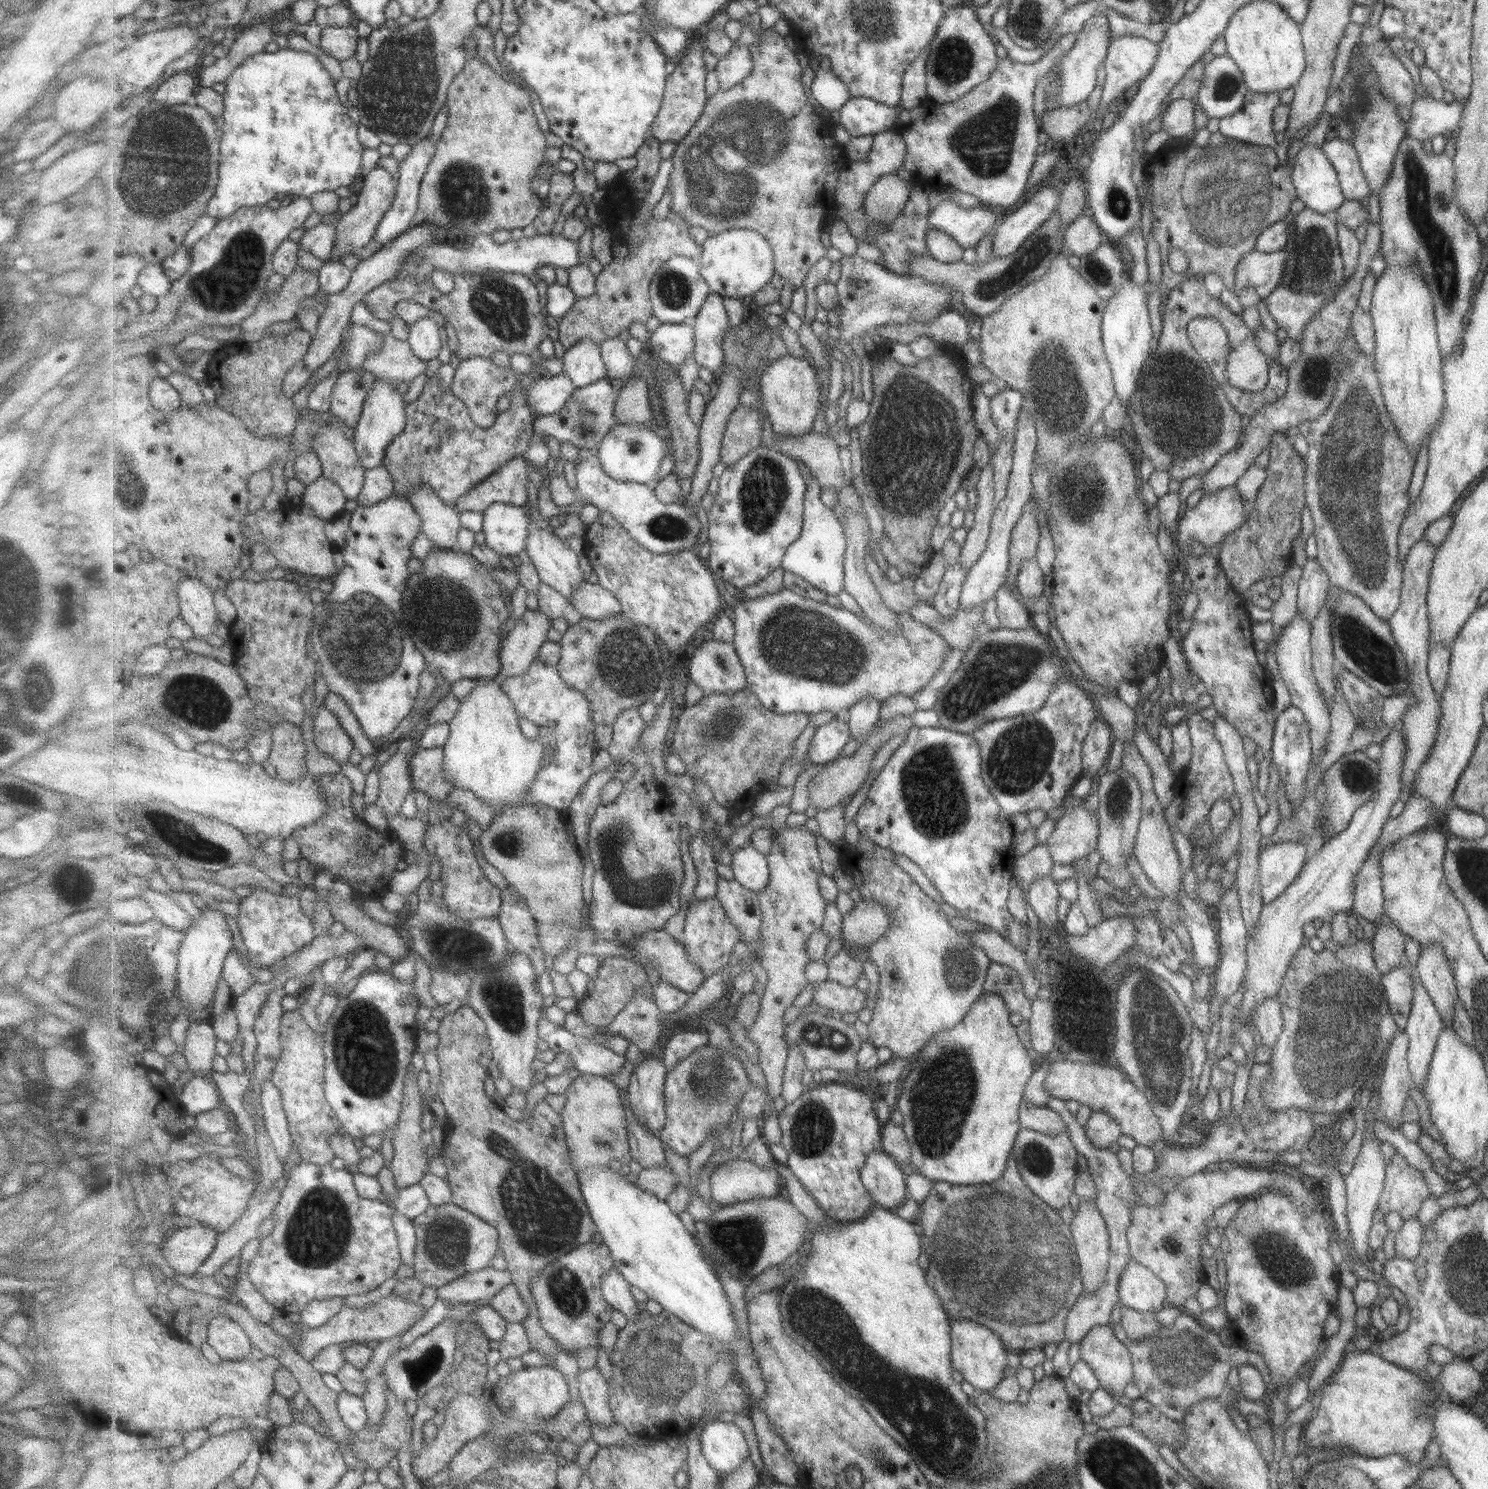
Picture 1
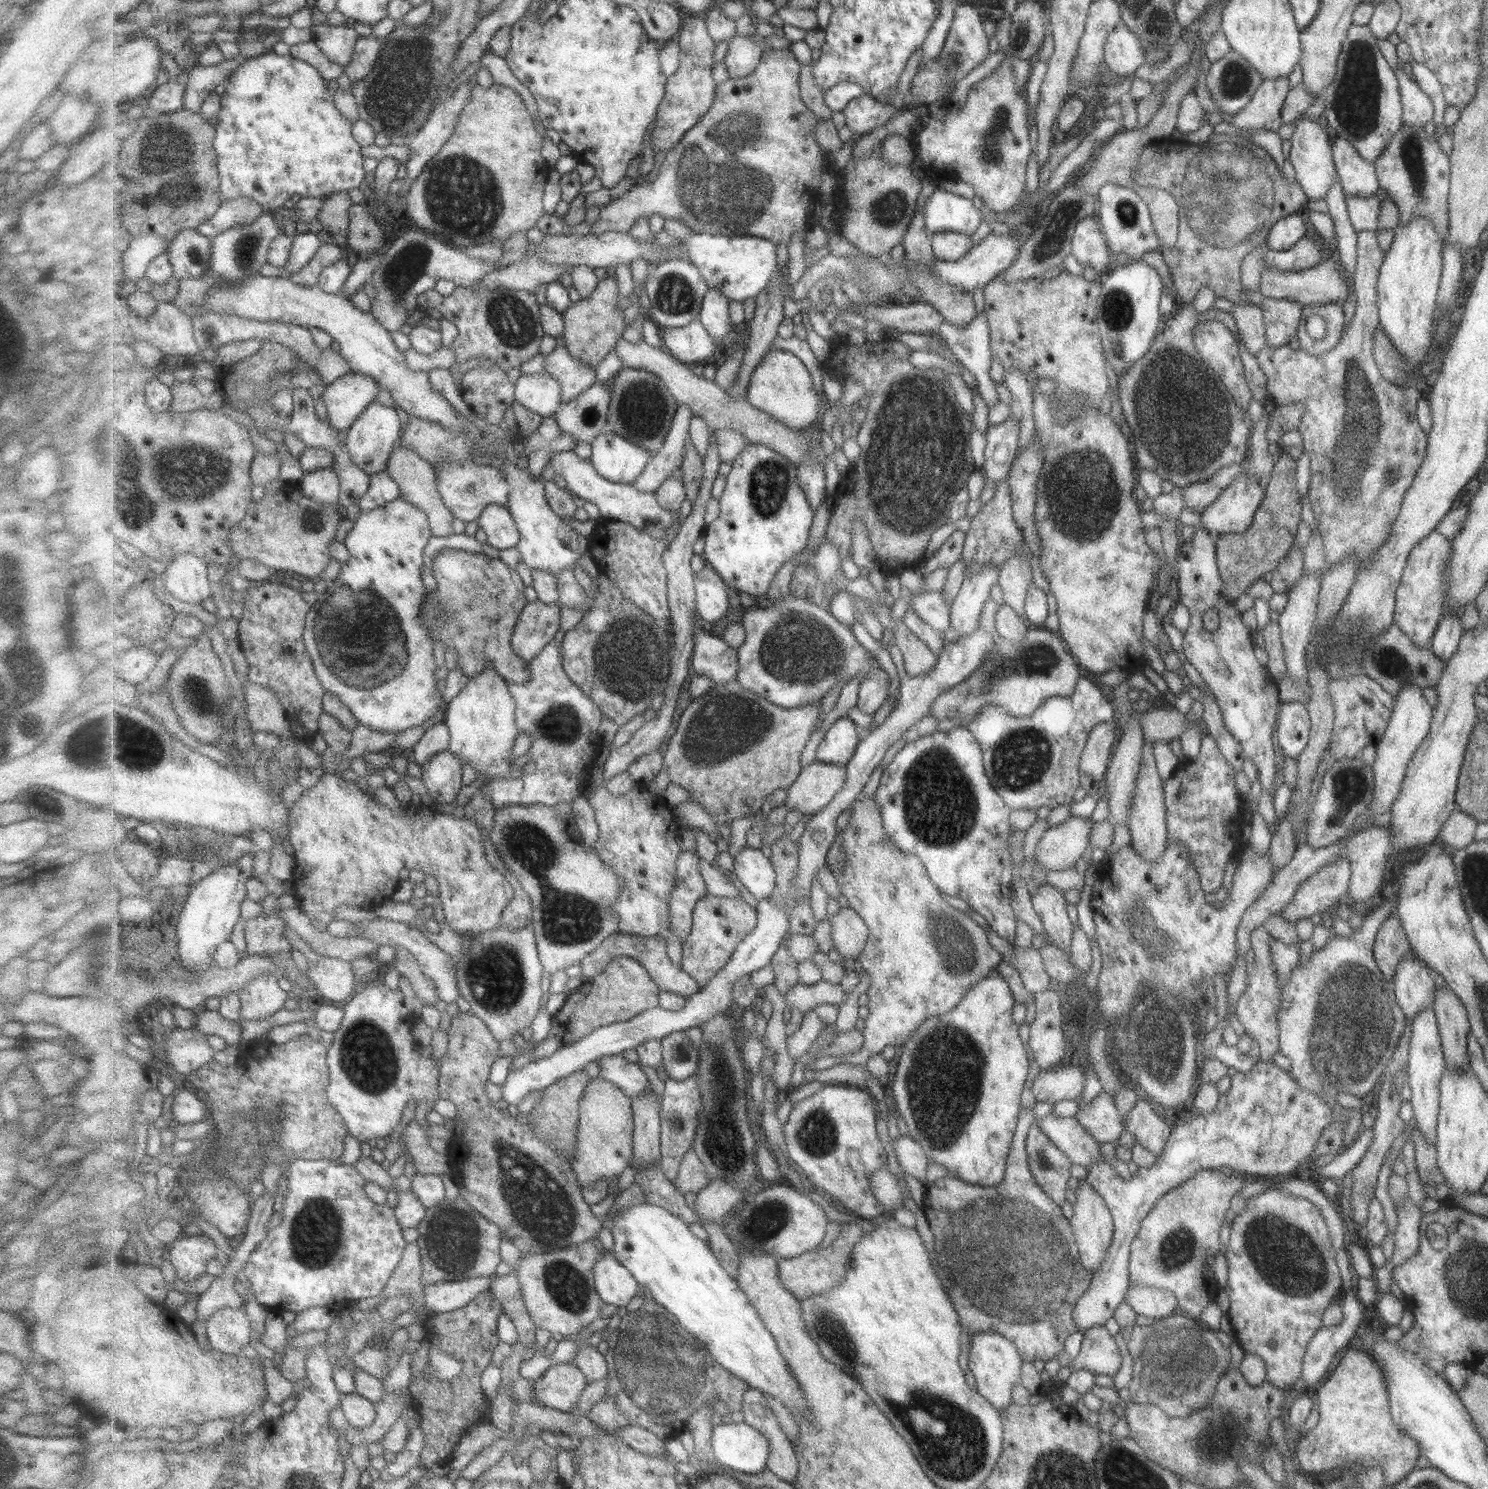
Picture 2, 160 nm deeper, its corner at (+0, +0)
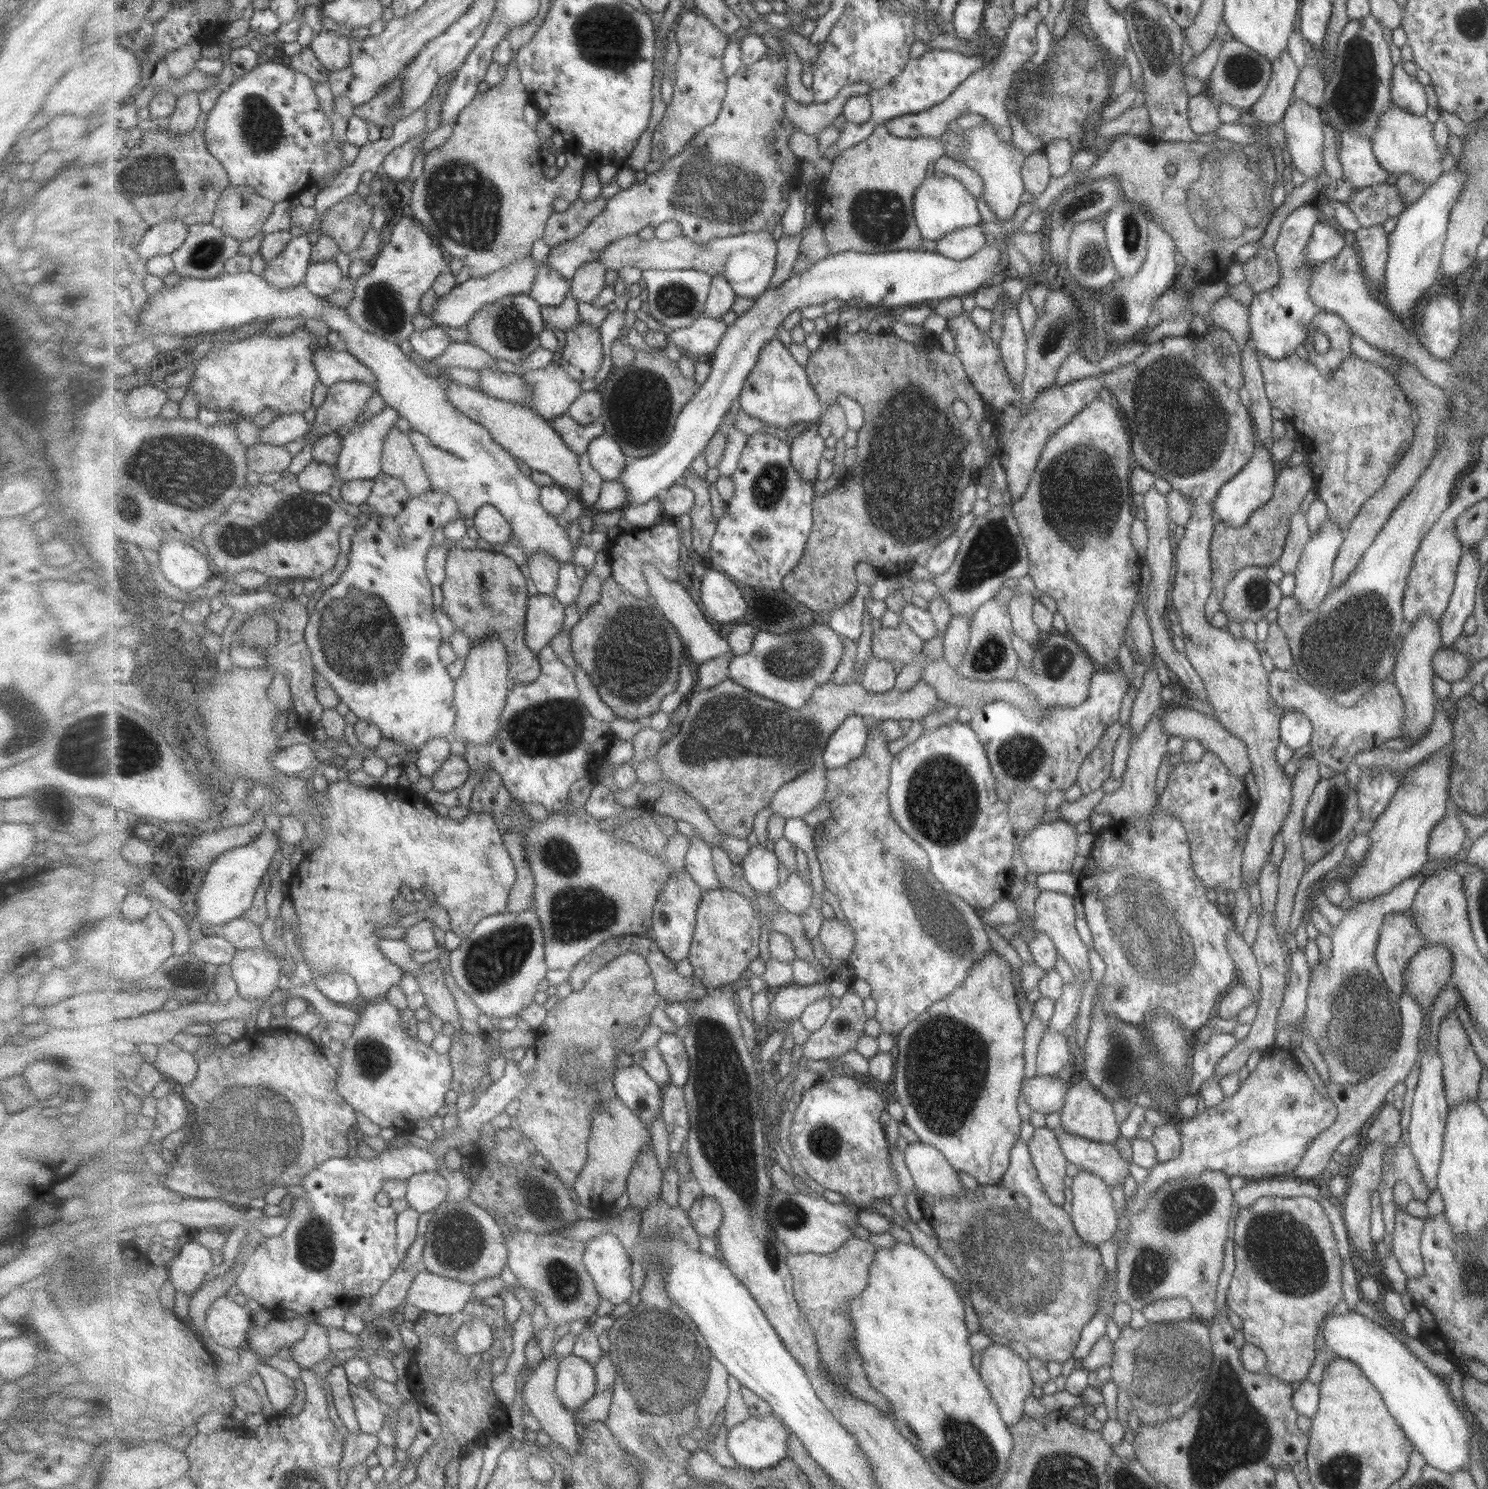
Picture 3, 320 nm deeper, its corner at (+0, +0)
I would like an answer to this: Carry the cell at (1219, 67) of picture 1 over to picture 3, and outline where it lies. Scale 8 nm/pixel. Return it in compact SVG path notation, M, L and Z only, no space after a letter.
M1231 38L1223 41L1217 51L1217 60L1206 79L1205 93L1221 103L1235 108L1249 109L1260 99L1270 77L1270 62L1263 55L1257 54Z

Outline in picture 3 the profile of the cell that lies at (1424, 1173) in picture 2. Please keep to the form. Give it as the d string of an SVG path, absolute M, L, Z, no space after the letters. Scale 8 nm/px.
M1399 1140L1394 1147L1387 1147L1382 1154L1379 1182L1376 1186L1384 1232L1392 1234L1395 1219L1395 1203L1392 1200L1392 1186L1397 1180L1403 1180L1412 1190L1413 1199L1425 1202L1429 1190L1413 1162L1409 1147Z

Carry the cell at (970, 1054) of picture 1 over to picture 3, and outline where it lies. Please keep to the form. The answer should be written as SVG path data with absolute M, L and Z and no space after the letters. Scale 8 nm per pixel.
M991 949L986 952L980 961L973 965L969 971L968 977L957 987L955 991L951 992L949 996L942 998L936 1004L933 1004L925 1013L921 1014L919 1018L909 1023L898 1034L898 1057L896 1058L896 1069L894 1075L894 1091L899 1104L903 1106L904 1119L909 1128L913 1130L921 1143L927 1143L929 1146L940 1150L947 1160L959 1171L966 1172L973 1176L983 1186L995 1186L1002 1182L1003 1176L1008 1171L1010 1163L1011 1150L1017 1141L1017 1134L1019 1134L1019 1116L1017 1116L1017 1096L1019 1096L1019 1088L1023 1082L1023 1022L1019 1020L1019 1006L1013 994L1013 980L1011 972L1009 972L1009 962L999 955L997 950Z

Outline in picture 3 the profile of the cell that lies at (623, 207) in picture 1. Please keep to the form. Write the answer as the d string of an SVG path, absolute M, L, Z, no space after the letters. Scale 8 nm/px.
M579 317L579 325L566 333L559 363L577 383L595 379L603 364L603 346L598 330L583 323Z

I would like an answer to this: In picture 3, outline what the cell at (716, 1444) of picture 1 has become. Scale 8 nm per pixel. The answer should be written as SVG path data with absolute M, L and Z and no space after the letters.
M773 1413L762 1417L749 1417L745 1422L736 1424L727 1433L726 1446L731 1457L738 1466L751 1471L760 1471L776 1467L789 1455L790 1430L782 1423L782 1420Z

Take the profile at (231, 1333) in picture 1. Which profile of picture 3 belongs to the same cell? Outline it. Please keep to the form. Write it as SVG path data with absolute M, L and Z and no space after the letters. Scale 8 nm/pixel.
M223 1295L213 1302L207 1314L206 1332L215 1343L227 1349L246 1348L254 1318L245 1305L237 1304L232 1295Z

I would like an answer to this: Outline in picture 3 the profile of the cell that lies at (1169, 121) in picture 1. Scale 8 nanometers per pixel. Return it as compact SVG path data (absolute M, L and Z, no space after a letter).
M1205 92L1189 97L1187 103L1188 125L1195 134L1207 134L1215 130L1221 123L1218 117L1218 108L1209 101L1208 97Z

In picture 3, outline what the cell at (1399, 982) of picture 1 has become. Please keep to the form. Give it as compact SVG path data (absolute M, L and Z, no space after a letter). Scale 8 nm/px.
M1440 944L1423 946L1409 959L1402 972L1403 988L1412 994L1422 1013L1432 1010L1434 999L1445 988L1451 971L1450 950Z

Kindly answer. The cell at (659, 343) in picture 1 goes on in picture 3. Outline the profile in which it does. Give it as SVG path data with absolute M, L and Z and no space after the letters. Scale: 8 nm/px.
M702 315L688 328L674 330L668 334L667 342L683 348L687 357L695 359L713 355L727 330L728 326L723 320L715 320L715 318Z

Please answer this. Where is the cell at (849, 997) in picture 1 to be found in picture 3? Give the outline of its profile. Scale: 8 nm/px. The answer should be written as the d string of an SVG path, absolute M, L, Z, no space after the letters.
M829 979L820 980L811 986L788 984L786 987L780 987L771 1004L771 1014L766 1027L769 1022L782 1020L788 1023L799 1019L807 1007L829 995L828 992Z

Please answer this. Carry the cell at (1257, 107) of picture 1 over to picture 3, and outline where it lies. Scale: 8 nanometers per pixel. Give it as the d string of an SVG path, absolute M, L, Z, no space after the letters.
M1287 51L1270 62L1270 77L1260 99L1251 106L1251 115L1261 124L1279 122L1292 98L1298 68Z

